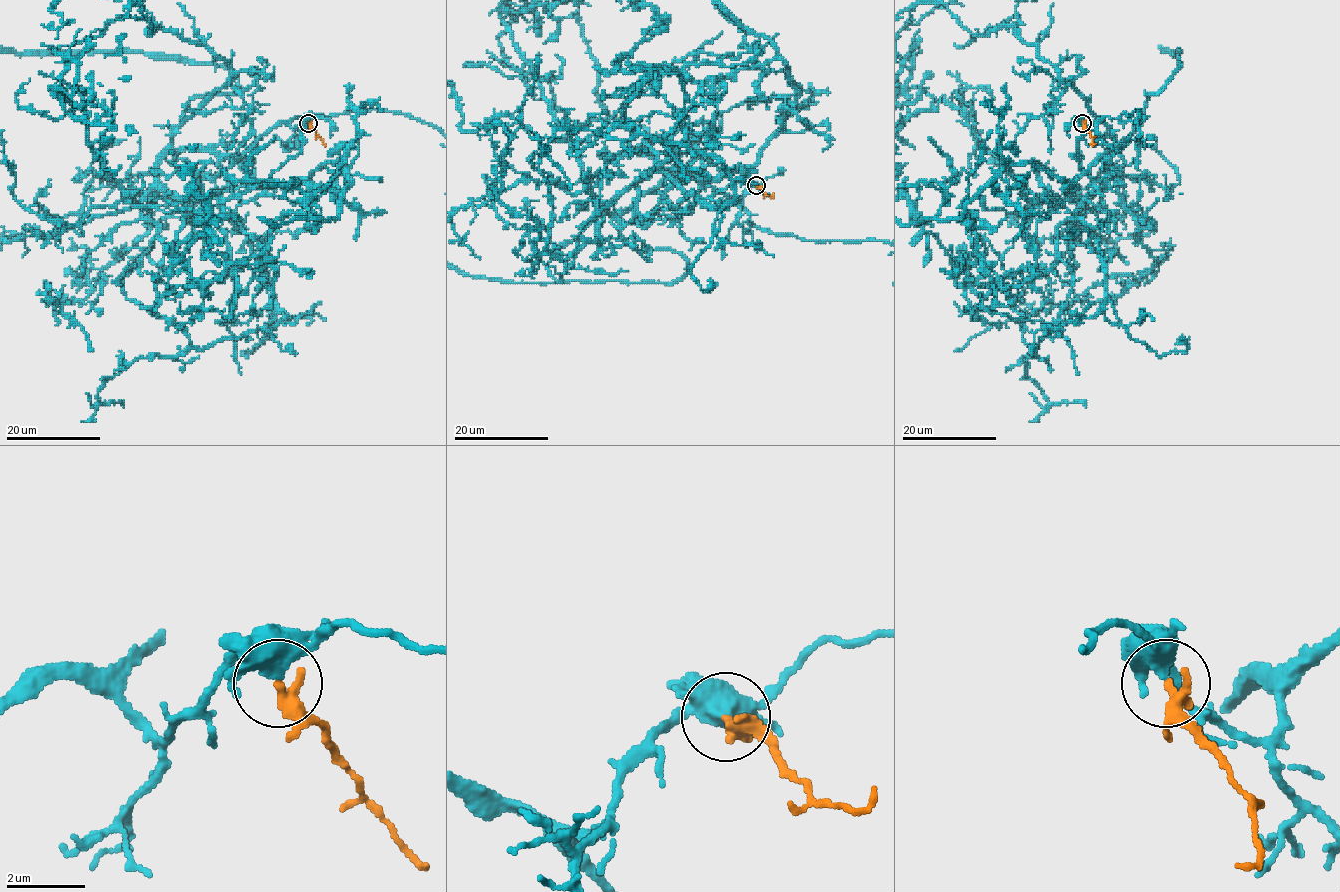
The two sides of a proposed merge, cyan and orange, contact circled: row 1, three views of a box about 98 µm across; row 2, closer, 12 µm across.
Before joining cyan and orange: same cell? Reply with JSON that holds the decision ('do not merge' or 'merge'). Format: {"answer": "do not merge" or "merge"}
{"answer": "do not merge"}

